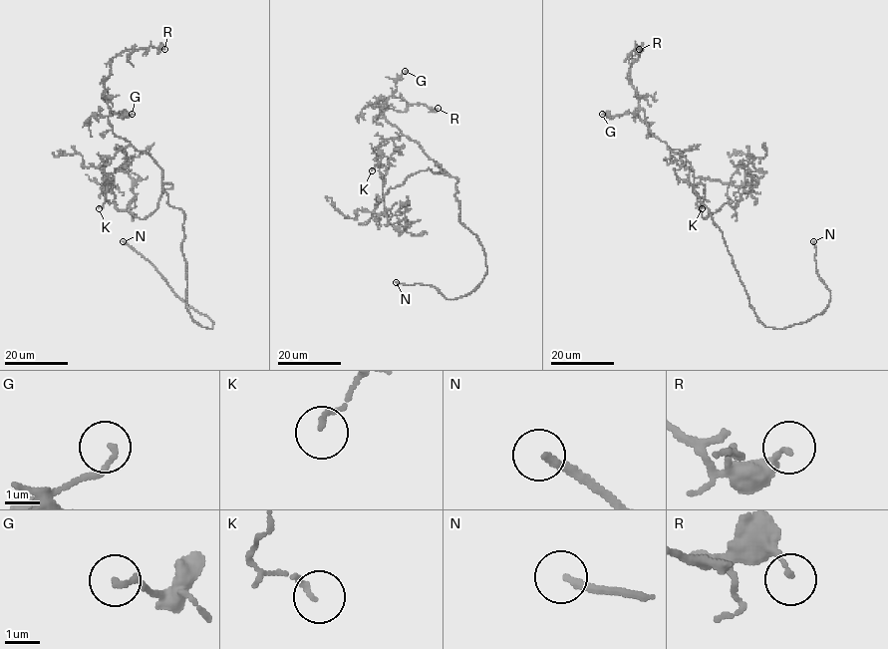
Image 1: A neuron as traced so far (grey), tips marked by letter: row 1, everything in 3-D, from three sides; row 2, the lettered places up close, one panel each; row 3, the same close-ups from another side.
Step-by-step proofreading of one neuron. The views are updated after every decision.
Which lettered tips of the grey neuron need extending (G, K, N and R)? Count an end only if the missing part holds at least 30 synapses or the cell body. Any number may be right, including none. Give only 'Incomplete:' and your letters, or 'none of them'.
Incomplete: N

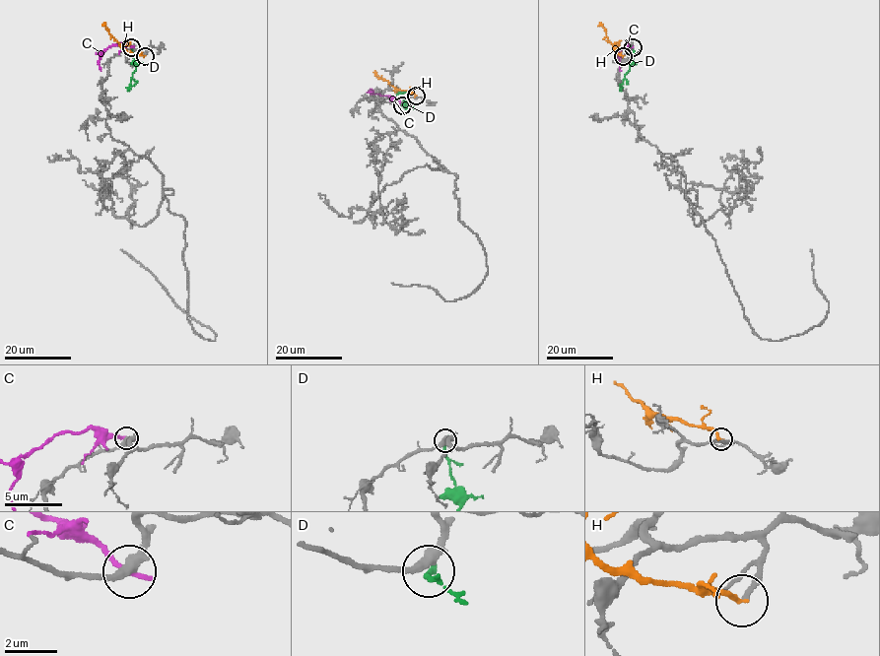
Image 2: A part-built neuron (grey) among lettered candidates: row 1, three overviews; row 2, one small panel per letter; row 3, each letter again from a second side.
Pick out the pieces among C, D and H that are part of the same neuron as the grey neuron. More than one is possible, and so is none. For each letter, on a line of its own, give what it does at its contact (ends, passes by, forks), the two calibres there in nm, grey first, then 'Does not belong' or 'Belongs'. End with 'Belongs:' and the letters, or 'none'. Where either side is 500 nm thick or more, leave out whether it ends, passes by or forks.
C: It ends there. Thickness 360 nm (grey) against 260 nm. Does not belong
D: It ends there. Thickness 360 nm (grey) against 240 nm. Belongs
H: It ends there. Thickness 180 nm (grey) against 180 nm. Does not belong
Belongs: D

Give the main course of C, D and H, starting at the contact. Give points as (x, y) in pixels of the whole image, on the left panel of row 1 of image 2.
C: (132, 46), (111, 44), (105, 49), (99, 61), (101, 70)
D: (132, 47), (136, 66), (128, 91)
H: (145, 56), (127, 52), (103, 26)

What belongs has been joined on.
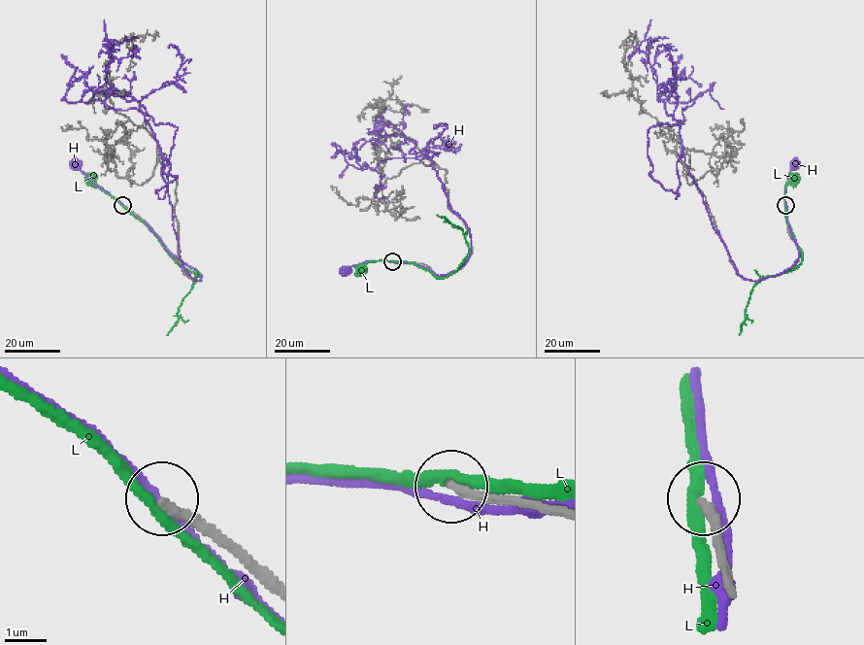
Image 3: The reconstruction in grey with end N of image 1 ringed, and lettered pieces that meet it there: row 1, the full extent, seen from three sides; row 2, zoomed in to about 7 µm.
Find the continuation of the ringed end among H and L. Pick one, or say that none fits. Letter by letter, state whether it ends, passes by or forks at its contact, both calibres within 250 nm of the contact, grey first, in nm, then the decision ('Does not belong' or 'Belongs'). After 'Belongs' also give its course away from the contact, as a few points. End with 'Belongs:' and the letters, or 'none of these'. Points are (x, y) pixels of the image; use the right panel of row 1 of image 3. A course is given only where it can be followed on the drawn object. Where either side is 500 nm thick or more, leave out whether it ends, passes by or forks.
H: It passes by. Thickness 300 nm (grey) against 200 nm. Does not belong
L: It passes by. Thickness 260 nm (grey) against 280 nm. Does not belong
Belongs: none of these

